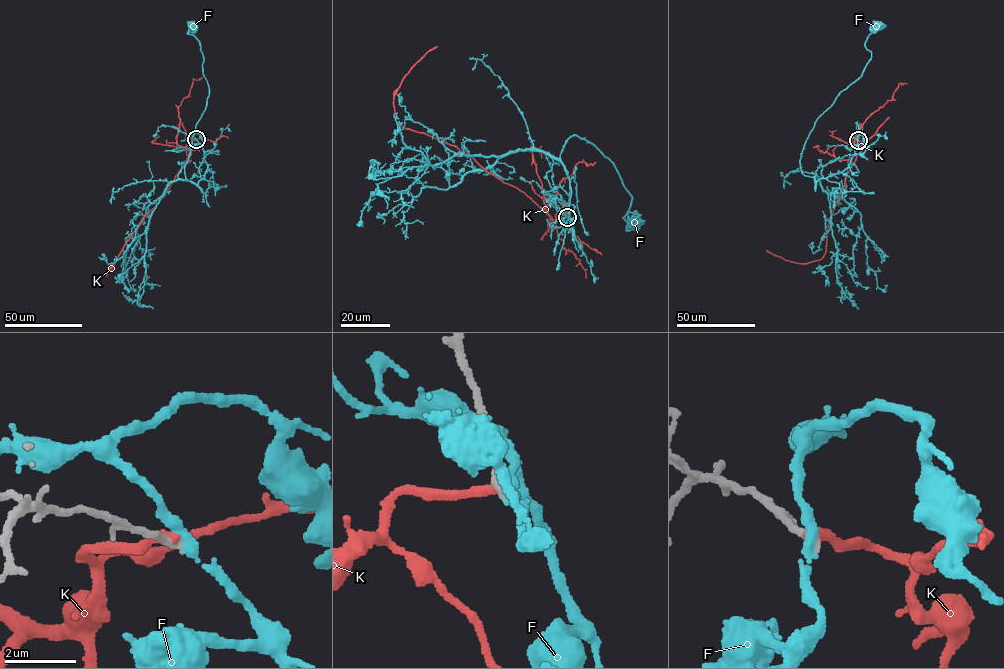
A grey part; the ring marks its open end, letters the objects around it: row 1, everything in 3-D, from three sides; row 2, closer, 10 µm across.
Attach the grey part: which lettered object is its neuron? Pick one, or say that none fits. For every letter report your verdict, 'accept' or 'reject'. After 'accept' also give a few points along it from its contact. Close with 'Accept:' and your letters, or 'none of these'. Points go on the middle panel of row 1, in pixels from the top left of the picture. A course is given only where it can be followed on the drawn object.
F: accept | via (567, 217), (560, 153), (576, 135), (608, 157), (632, 197), (623, 218), (635, 221)
K: reject
Accept: F

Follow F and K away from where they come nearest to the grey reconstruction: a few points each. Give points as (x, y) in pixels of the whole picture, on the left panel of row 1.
F: (196, 139), (207, 166), (196, 184), (186, 180), (184, 165), (209, 89), (200, 43), (188, 34), (192, 25)
K: (195, 139), (192, 140), (185, 163), (165, 195), (146, 215), (112, 265)

